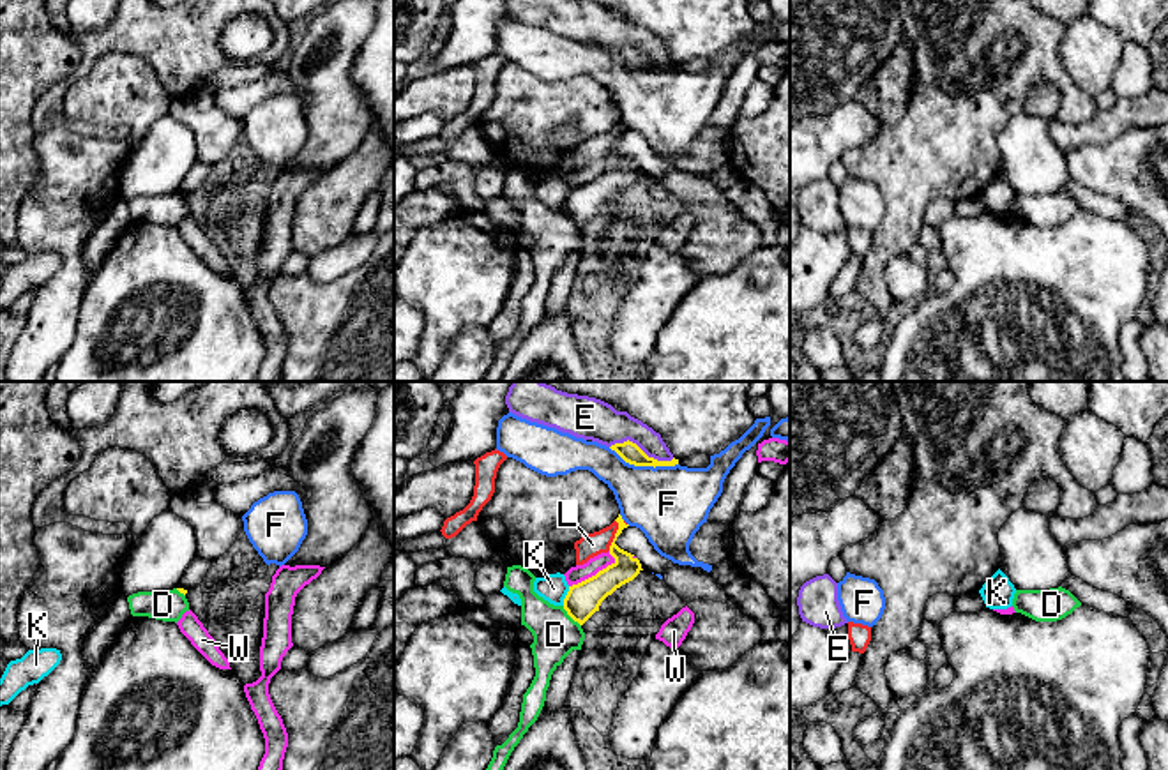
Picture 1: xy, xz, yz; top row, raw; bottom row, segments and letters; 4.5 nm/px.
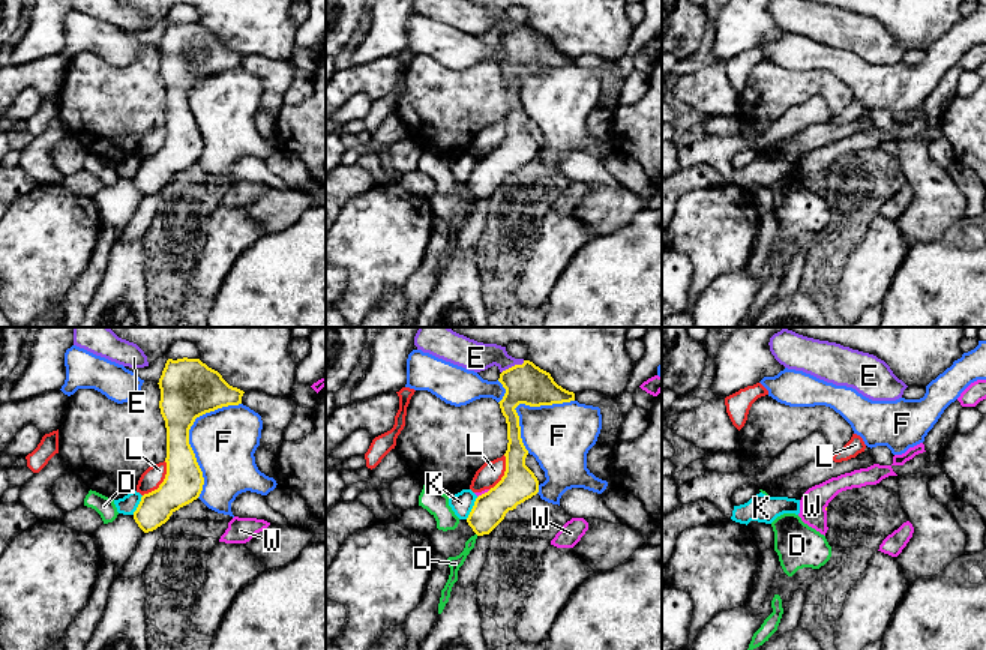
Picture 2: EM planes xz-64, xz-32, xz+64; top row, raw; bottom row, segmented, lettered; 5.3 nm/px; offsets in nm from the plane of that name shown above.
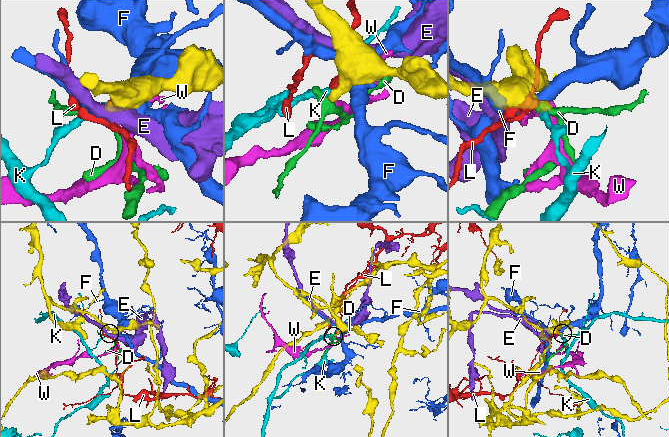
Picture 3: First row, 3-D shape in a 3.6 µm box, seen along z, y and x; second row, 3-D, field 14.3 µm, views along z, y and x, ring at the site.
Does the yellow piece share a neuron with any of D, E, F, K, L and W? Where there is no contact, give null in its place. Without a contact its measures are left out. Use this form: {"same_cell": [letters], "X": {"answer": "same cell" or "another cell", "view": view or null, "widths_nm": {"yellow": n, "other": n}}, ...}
{"same_cell": [], "D": {"answer": "another cell", "view": "xz", "widths_nm": {"yellow": 160, "other": 200}}, "E": {"answer": "another cell", "view": "xz", "widths_nm": {"yellow": 90, "other": 190}}, "F": {"answer": "another cell", "view": "xz", "widths_nm": {"yellow": 90, "other": 360}}, "K": {"answer": "another cell", "view": "xz", "widths_nm": {"yellow": 160, "other": 130}}, "L": {"answer": "another cell", "view": "xz", "widths_nm": {"yellow": 120, "other": 110}}, "W": {"answer": "another cell", "view": "xz", "widths_nm": {"yellow": 160, "other": 80}}}

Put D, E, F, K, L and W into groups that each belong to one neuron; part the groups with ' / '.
D / E / F / K / L / W

